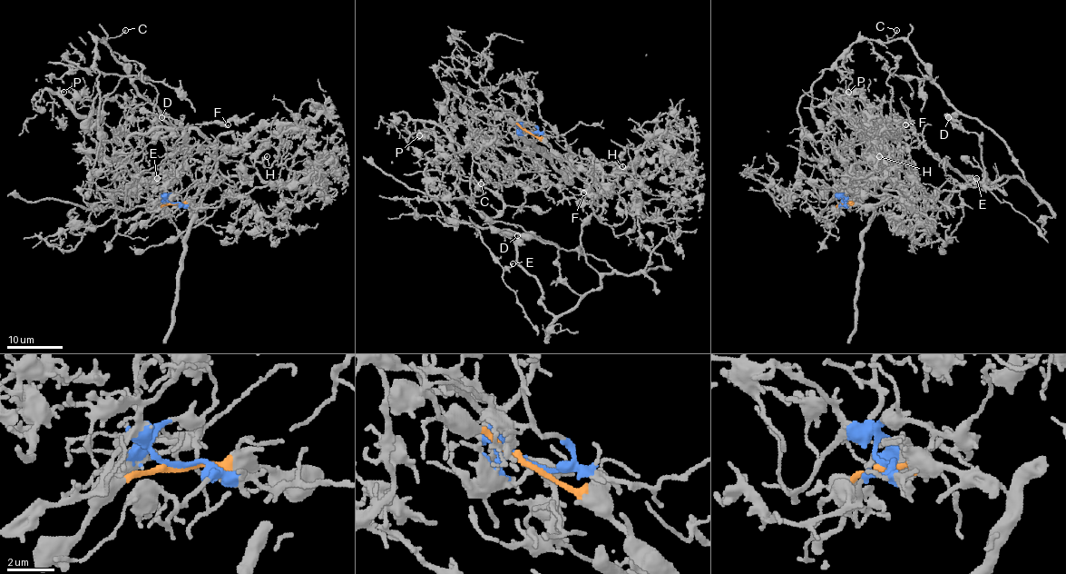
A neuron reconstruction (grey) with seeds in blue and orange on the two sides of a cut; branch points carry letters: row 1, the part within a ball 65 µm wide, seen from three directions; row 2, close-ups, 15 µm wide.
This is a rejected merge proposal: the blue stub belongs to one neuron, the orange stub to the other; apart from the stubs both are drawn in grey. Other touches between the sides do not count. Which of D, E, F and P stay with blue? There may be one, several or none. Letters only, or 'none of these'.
E, F, P

